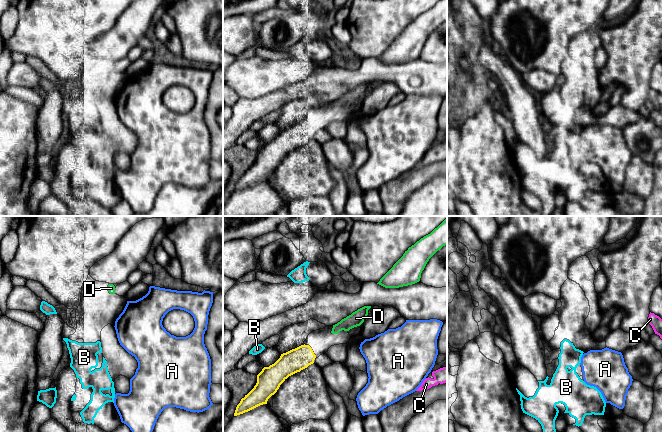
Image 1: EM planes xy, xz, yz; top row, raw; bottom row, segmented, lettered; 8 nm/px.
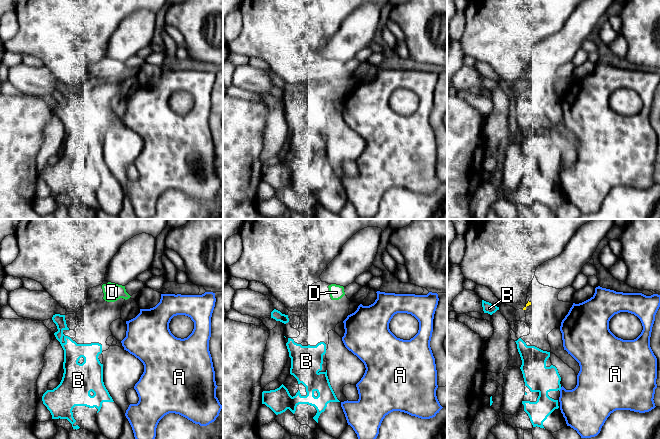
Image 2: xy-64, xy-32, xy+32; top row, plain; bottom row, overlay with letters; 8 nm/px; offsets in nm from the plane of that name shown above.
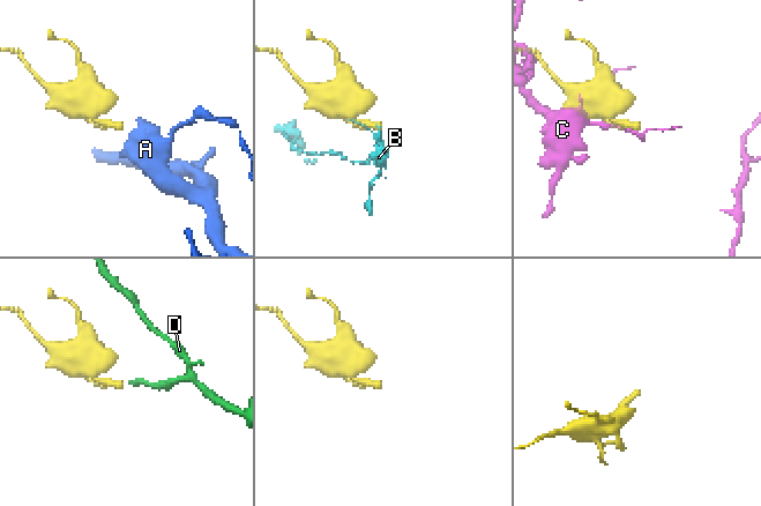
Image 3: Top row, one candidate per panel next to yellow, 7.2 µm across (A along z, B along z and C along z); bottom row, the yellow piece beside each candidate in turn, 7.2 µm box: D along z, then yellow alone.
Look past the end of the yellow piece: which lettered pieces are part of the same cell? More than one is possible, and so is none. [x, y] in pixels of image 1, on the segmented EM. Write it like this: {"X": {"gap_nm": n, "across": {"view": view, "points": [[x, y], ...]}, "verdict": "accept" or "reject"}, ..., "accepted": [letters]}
{"A": {"gap_nm": 360, "across": {"view": "xz", "points": [[315, 355], [359, 348]]}, "verdict": "reject"}, "B": {"gap_nm": 120, "across": {"view": "xz", "points": [[264, 367], [258, 353]]}, "verdict": "reject"}, "C": {"gap_nm": 850, "across": {"view": "xz", "points": [[315, 357], [416, 390]]}, "verdict": "reject"}, "D": {"gap_nm": 200, "across": {"view": "xz", "points": [[311, 348], [331, 332]]}, "verdict": "accept"}, "accepted": ["D"]}

